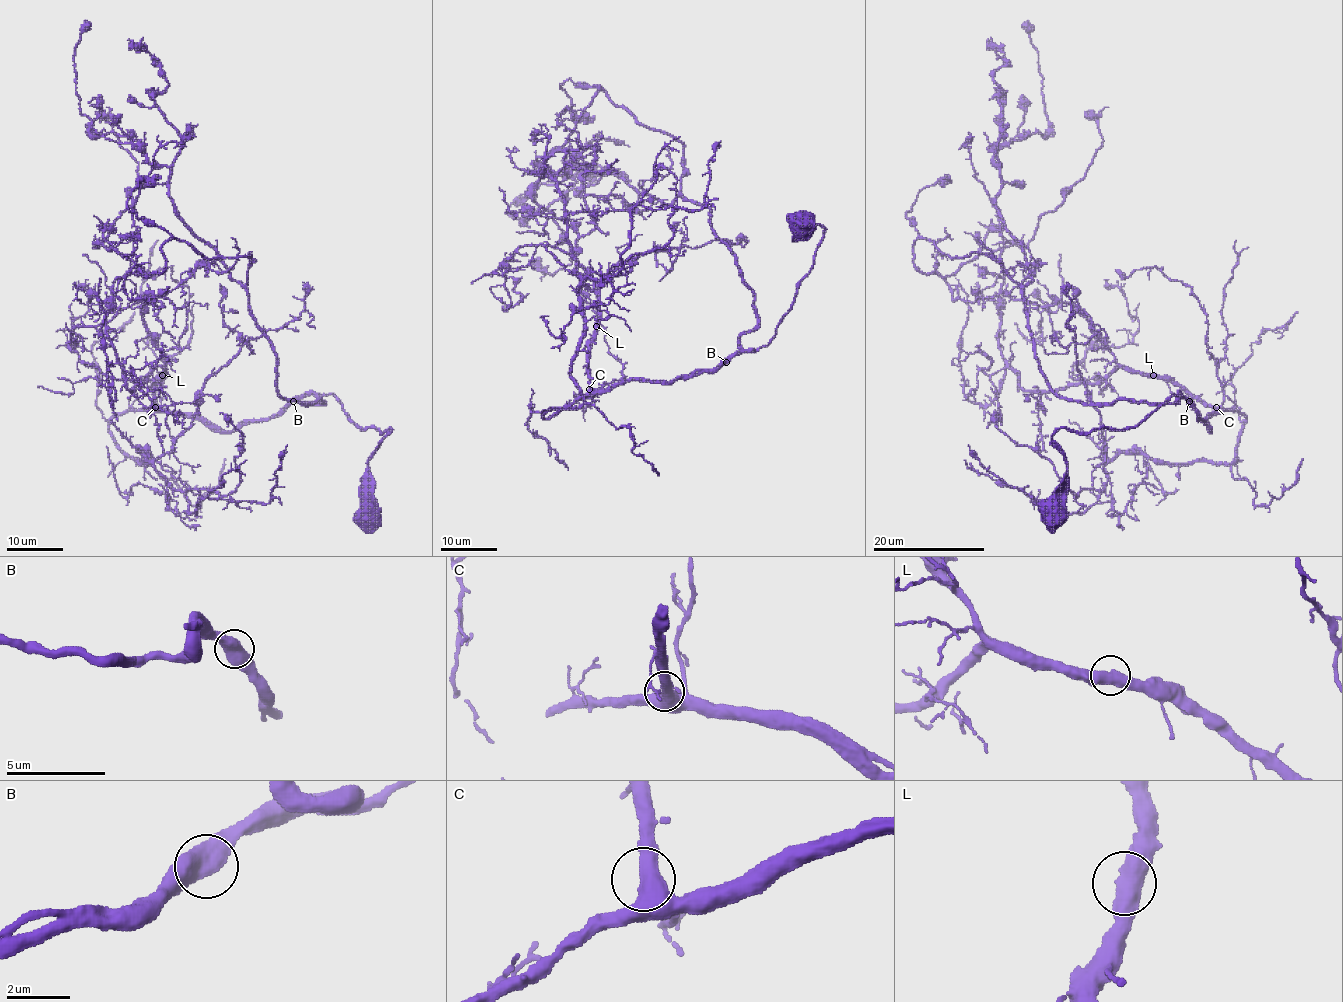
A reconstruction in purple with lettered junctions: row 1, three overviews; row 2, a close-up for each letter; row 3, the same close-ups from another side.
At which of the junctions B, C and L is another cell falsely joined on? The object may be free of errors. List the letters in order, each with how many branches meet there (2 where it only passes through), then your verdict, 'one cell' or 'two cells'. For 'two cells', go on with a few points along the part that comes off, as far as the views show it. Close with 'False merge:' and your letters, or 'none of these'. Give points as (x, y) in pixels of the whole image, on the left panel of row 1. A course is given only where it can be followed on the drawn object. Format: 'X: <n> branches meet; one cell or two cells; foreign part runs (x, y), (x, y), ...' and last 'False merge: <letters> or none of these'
B: 2 branches meet; one cell
C: 2 branches meet; one cell
L: 2 branches meet; one cell
False merge: none of these

